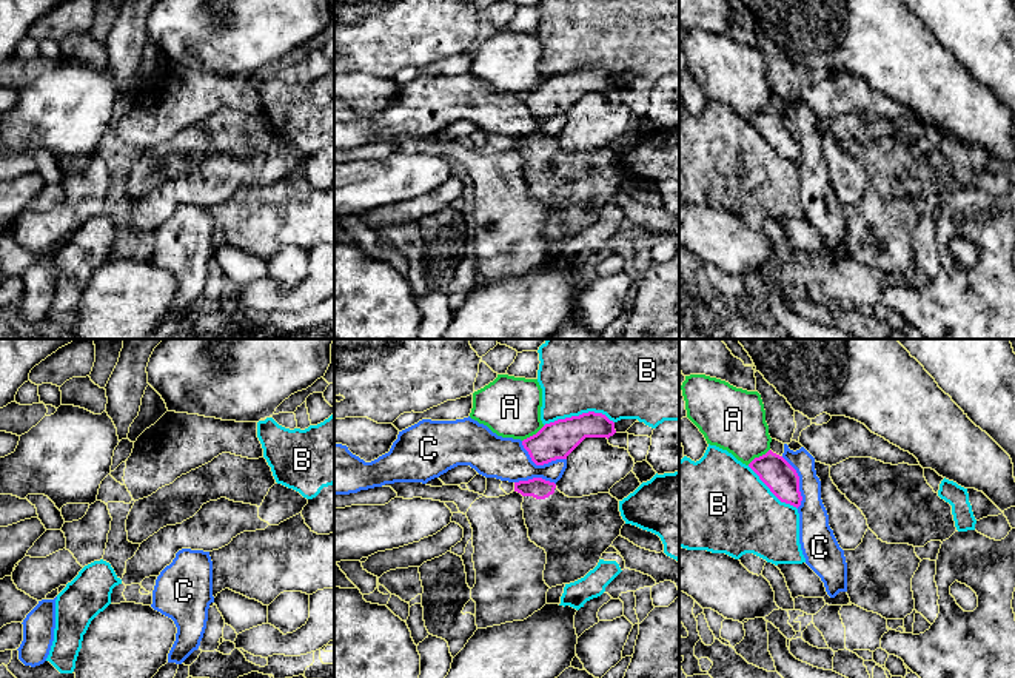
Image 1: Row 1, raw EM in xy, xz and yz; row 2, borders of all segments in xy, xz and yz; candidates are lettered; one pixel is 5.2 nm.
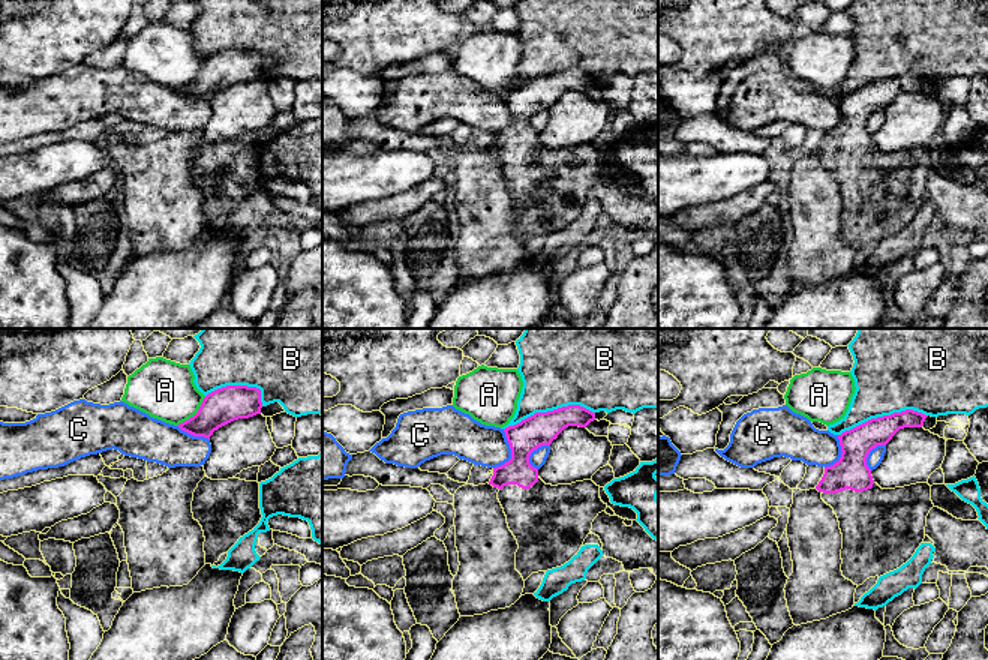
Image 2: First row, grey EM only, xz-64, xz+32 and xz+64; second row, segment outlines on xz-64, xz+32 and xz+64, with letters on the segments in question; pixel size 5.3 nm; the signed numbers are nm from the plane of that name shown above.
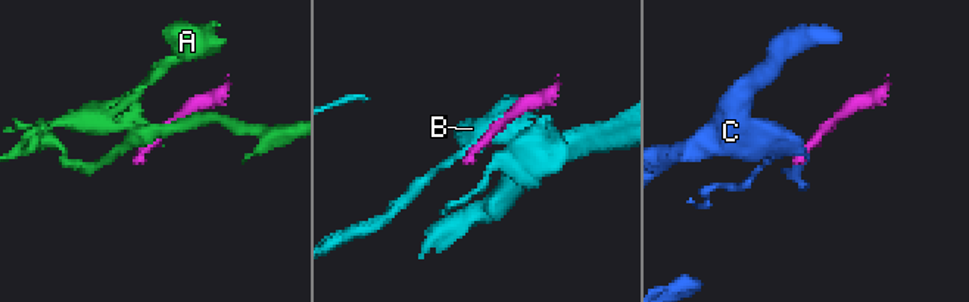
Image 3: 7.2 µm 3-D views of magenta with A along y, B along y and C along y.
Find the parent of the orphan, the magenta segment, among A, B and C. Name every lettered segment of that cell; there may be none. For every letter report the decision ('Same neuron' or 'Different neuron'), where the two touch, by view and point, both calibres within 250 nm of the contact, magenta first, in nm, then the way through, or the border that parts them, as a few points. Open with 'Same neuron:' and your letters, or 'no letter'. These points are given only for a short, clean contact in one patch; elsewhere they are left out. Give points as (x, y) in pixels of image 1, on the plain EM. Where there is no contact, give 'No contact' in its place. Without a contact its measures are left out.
Same neuron: no letter
A: Different neuron. Touches magenta at xz (533, 90). Thickness 190 nm (magenta) against 320 nm
B: Different neuron. Touches magenta at xz (579, 70). Thickness 190 nm (magenta) against 360 nm
C: Different neuron. Touches magenta at xz (539, 119). Thickness 190 nm (magenta) against 220 nm

